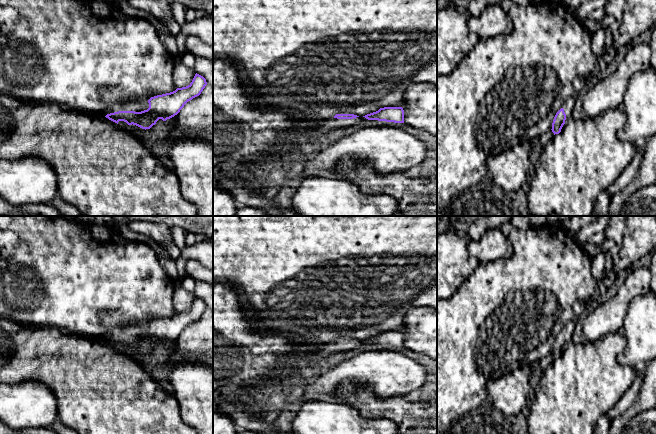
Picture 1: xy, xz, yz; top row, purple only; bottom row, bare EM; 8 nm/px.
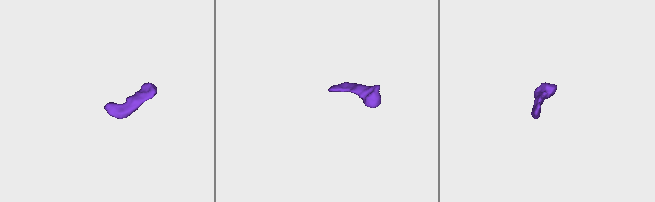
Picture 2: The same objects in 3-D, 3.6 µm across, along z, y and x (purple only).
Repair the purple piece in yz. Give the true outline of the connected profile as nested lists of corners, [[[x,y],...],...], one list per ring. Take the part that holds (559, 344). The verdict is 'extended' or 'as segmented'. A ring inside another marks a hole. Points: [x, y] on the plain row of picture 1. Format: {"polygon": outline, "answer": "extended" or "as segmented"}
{"polygon": [[[570,320],[566,322],[564,330],[556,337],[551,353],[554,359],[561,356],[561,353],[565,348],[566,342],[572,341],[575,326],[575,320]]], "answer": "extended"}

